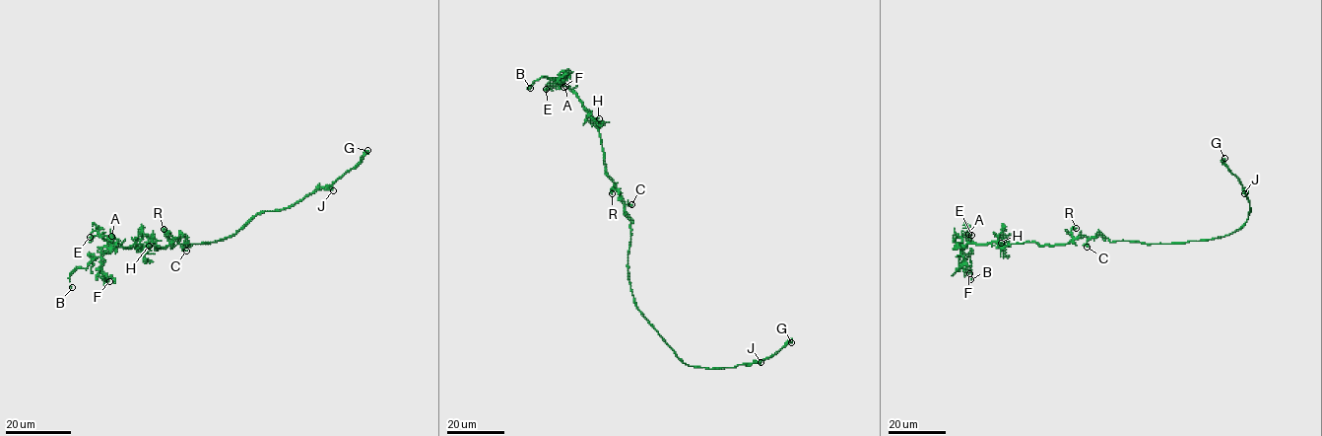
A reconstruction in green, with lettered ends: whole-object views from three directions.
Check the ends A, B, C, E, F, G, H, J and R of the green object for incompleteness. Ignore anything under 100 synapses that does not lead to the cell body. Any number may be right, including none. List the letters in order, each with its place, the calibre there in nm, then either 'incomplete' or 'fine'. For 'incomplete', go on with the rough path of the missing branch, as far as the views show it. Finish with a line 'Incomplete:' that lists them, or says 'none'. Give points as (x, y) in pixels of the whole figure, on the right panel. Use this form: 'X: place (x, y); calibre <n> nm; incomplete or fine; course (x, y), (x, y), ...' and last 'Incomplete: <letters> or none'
A: place (968, 234); calibre 140 nm; fine
B: place (970, 279); calibre 200 nm; incomplete
C: place (1087, 247); calibre 340 nm; fine
E: place (971, 235); calibre 60 nm; fine
F: place (969, 273); calibre 140 nm; fine
G: place (1224, 158); calibre 550 nm; fine
H: place (1001, 243); calibre 180 nm; fine
J: place (1244, 193); calibre 150 nm; fine
R: place (1076, 228); calibre 320 nm; fine
Incomplete: B

